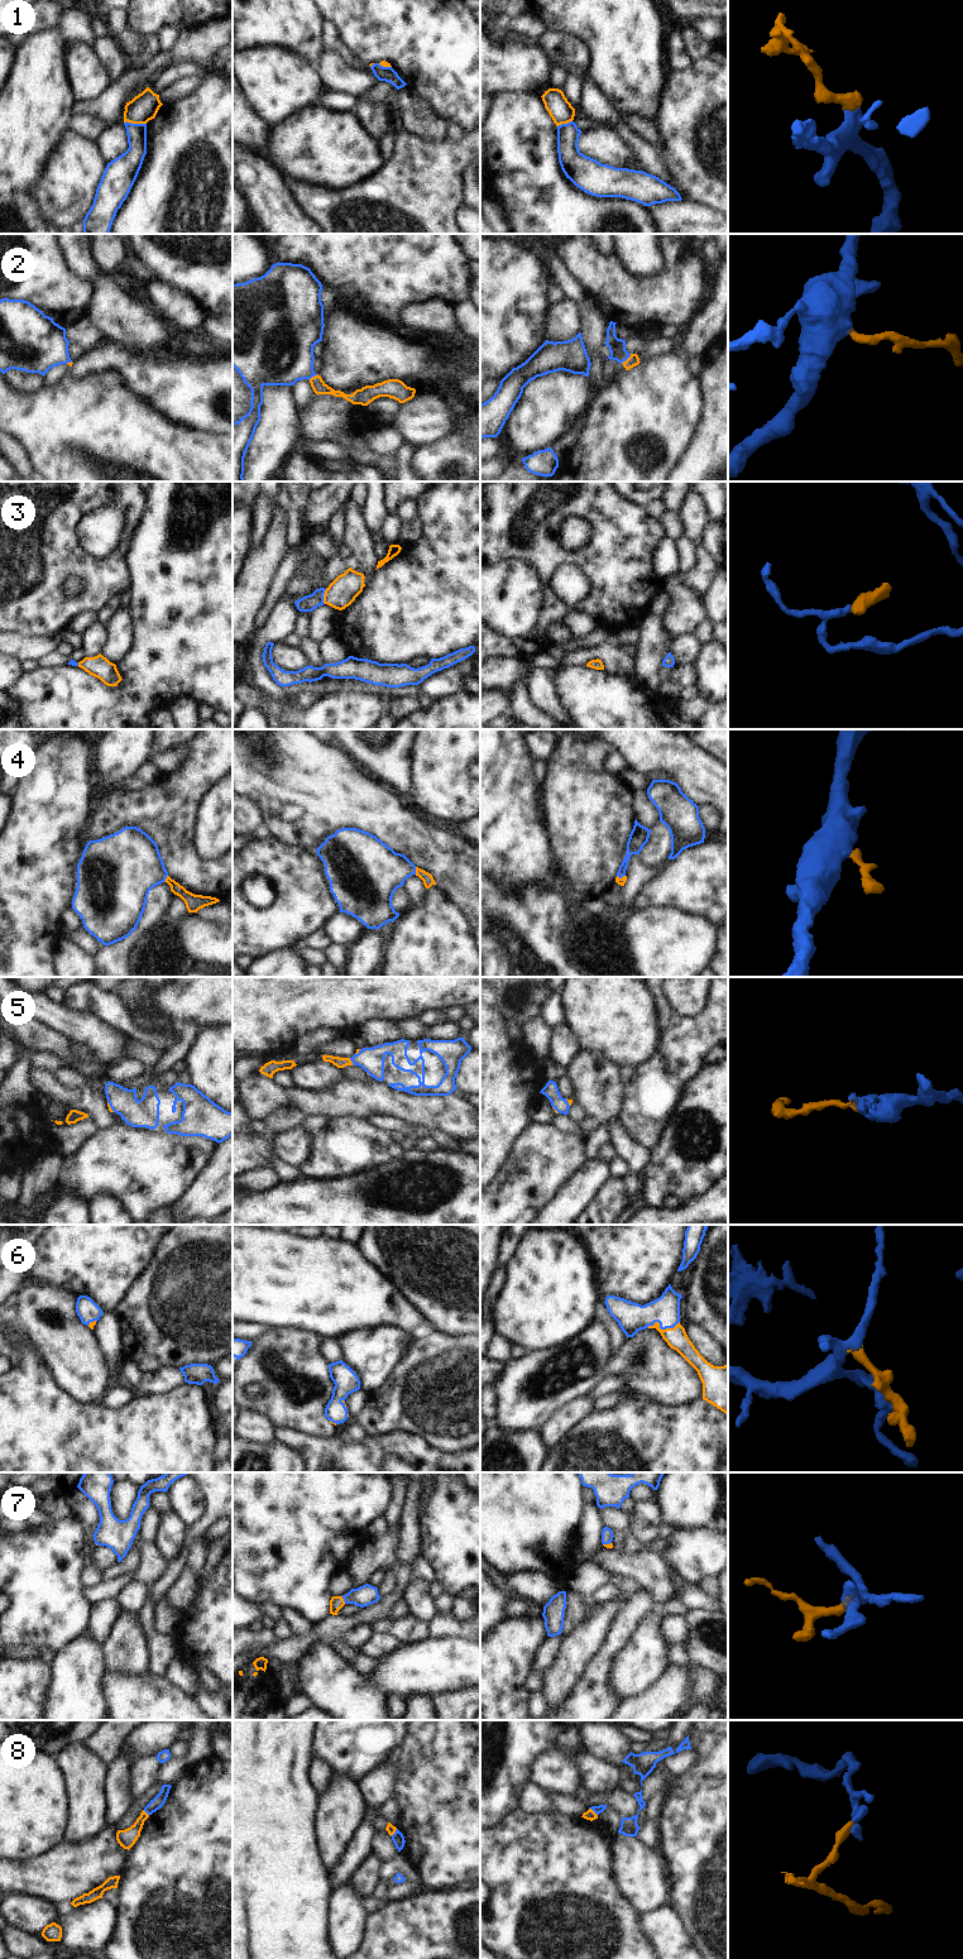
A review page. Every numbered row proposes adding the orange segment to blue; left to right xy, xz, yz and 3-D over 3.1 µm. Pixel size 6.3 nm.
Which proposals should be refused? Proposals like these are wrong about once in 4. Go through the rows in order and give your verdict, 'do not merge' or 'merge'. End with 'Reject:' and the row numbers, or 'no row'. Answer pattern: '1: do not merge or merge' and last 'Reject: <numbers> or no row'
1: do not merge
2: merge
3: merge
4: merge
5: merge
6: merge
7: merge
8: do not merge
Reject: 1, 8

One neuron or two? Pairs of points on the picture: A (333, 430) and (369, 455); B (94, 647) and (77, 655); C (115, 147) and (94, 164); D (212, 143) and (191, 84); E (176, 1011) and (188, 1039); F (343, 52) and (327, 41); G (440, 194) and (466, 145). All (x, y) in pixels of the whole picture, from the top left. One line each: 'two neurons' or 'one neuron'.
A: one neuron
B: two neurons
C: two neurons
D: two neurons
E: two neurons
F: one neuron
G: one neuron

